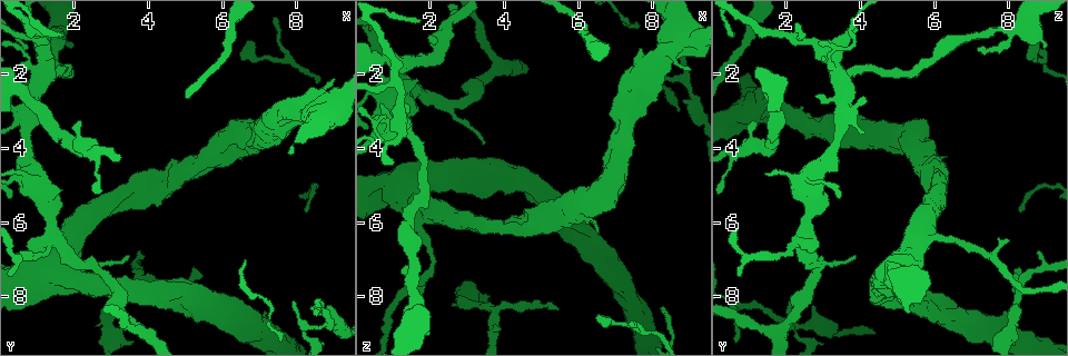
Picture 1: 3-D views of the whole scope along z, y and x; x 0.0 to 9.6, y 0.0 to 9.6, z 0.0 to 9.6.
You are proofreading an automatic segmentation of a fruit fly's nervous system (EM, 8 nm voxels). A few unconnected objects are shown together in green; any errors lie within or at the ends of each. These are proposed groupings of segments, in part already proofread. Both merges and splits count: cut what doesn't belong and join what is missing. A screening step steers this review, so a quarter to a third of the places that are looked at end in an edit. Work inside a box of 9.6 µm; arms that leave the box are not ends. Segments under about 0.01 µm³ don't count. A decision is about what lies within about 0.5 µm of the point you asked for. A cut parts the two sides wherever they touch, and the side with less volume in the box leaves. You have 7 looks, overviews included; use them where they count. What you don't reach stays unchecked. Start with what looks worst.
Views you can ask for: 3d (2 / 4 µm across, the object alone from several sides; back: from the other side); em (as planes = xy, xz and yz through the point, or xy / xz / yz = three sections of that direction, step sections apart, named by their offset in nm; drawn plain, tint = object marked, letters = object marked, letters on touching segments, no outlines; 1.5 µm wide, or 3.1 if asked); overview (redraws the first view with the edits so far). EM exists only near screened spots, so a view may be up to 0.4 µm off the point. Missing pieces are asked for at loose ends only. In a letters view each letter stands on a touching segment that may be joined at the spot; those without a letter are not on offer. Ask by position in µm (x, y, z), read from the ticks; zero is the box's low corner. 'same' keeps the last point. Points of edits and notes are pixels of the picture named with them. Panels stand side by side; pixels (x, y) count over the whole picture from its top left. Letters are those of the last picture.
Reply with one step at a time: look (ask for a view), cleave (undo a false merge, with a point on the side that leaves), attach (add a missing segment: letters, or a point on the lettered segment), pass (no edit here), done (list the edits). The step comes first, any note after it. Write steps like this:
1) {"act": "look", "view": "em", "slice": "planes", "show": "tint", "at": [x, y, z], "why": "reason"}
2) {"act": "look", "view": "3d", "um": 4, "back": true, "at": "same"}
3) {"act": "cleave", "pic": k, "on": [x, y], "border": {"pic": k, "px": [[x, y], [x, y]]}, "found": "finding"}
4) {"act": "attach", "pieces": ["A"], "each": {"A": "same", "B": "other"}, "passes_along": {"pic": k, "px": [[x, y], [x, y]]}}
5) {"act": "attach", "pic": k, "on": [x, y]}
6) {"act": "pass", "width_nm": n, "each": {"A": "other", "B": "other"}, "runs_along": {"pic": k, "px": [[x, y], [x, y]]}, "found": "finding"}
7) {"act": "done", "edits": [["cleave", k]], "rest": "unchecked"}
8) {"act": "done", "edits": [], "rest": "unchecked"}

{"act": "look", "view": "3d", "um": 2, "at": [6.55, 4.30, 6.30], "why": "branch stops here"}

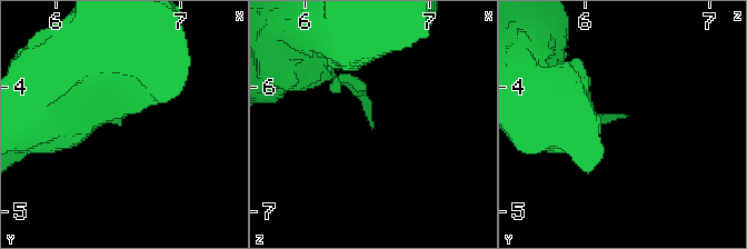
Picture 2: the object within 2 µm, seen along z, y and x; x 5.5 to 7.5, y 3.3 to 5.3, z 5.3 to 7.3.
{"act": "look", "view": "em", "slice": "planes", "show": "letters", "at": [6.56, 4.24, 6.30]}

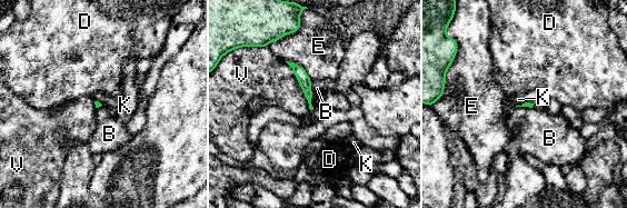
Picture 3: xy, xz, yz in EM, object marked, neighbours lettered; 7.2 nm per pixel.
{"act": "pass", "each": {"B": "other", "D": "other", "E": "other", "K": "other", "V": "other"}, "border": {"pic": 3, "px": [[312, 81], [312, 108], [310, 109]]}, "found": "none of them fits"}

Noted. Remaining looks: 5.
{"act": "look", "view": "em", "slice": "yz", "step": 8, "show": "tint", "at": [8.90, 8.80, 2.20]}

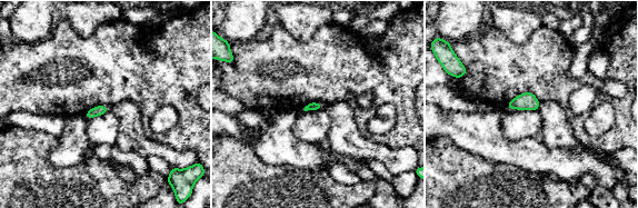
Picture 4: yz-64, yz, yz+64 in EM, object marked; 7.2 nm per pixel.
{"act": "look", "view": "em", "slice": "xz", "step": 4, "show": "letters", "at": "same", "why": "another direction"}

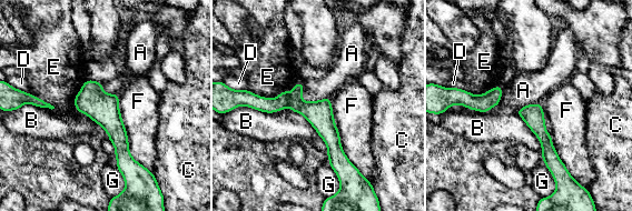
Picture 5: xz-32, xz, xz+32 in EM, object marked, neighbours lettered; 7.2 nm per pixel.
{"act": "cleave", "pic": 5, "on": [265, 104], "each": {"A": "other", "B": "other", "C": "other", "D": "other", "E": "other", "F": "other", "G": "other"}, "border": {"pic": 5, "px": [[289, 92], [287, 106]]}, "found": "two neurons meet here"}

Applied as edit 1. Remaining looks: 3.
{"act": "look", "view": "overview"}

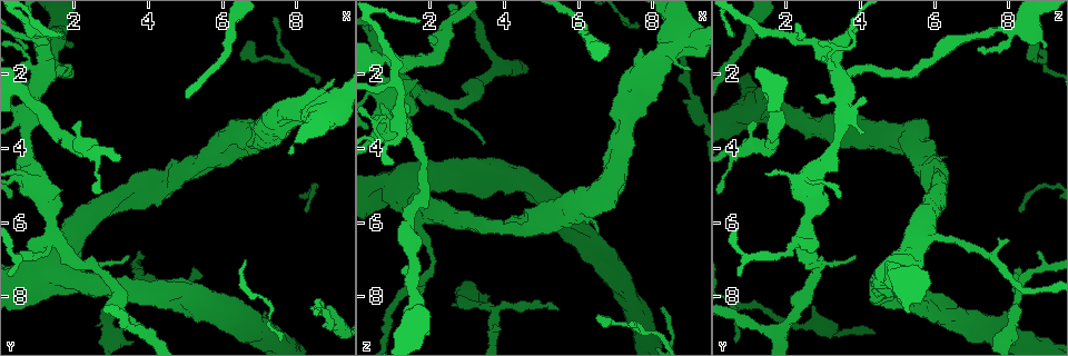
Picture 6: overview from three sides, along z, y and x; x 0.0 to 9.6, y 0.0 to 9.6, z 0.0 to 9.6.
{"act": "look", "view": "em", "slice": "planes", "show": "tint", "at": [3.85, 9.00, 1.85], "why": "abrupt turn"}

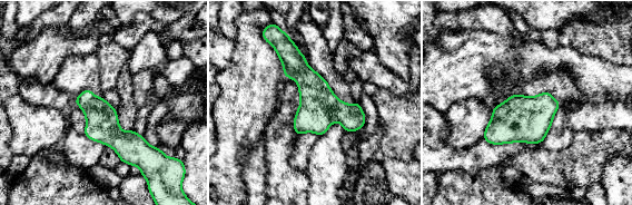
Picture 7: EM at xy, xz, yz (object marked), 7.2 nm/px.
{"act": "look", "view": "em", "slice": "planes", "show": "letters", "at": "same", "why": "see the neighbours"}

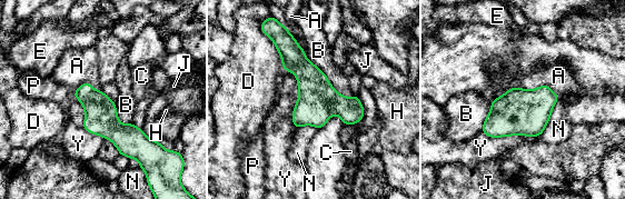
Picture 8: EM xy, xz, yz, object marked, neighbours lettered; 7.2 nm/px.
{"act": "pass", "width_nm": 240, "each": {"A": "other", "B": "other", "C": "other", "D": "other", "E": "other", "H": "other", "J": "other", "N": "other", "P": "other", "Y": "other"}, "border": {"pic": 8, "px": [[482, 130], [490, 137], [537, 137]]}, "found": "continuous, no second neuron"}

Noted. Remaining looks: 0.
{"act": "done", "edits": [["cleave", 5]], "rest": "unchecked"}

